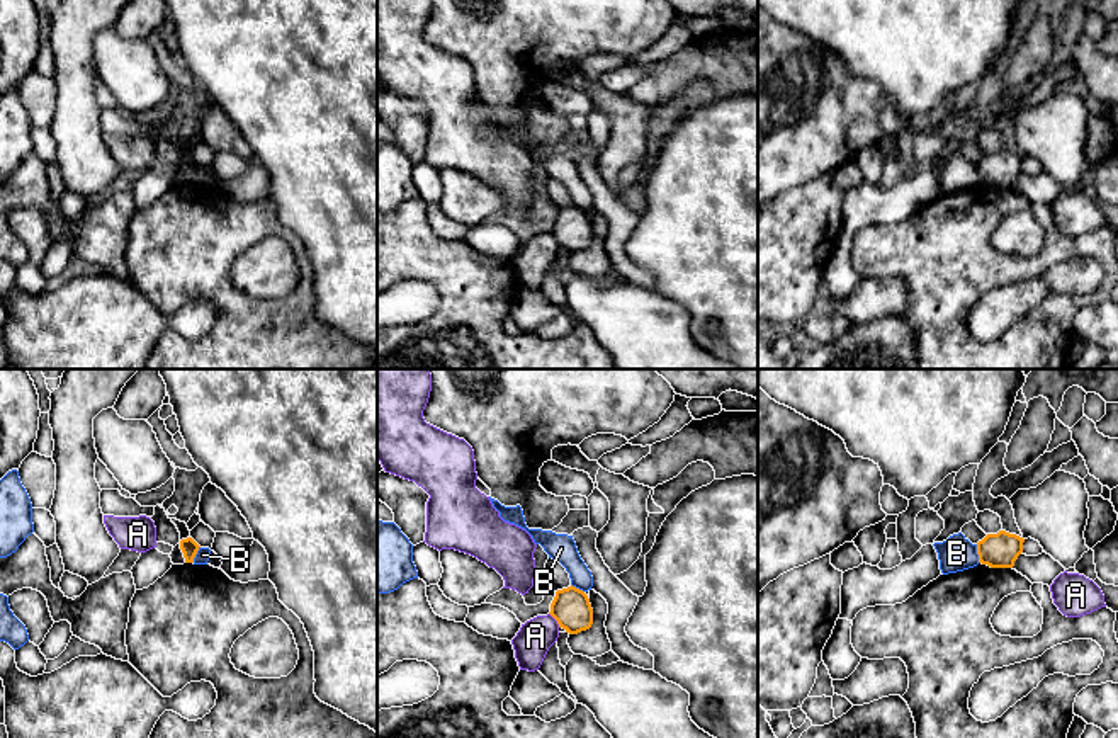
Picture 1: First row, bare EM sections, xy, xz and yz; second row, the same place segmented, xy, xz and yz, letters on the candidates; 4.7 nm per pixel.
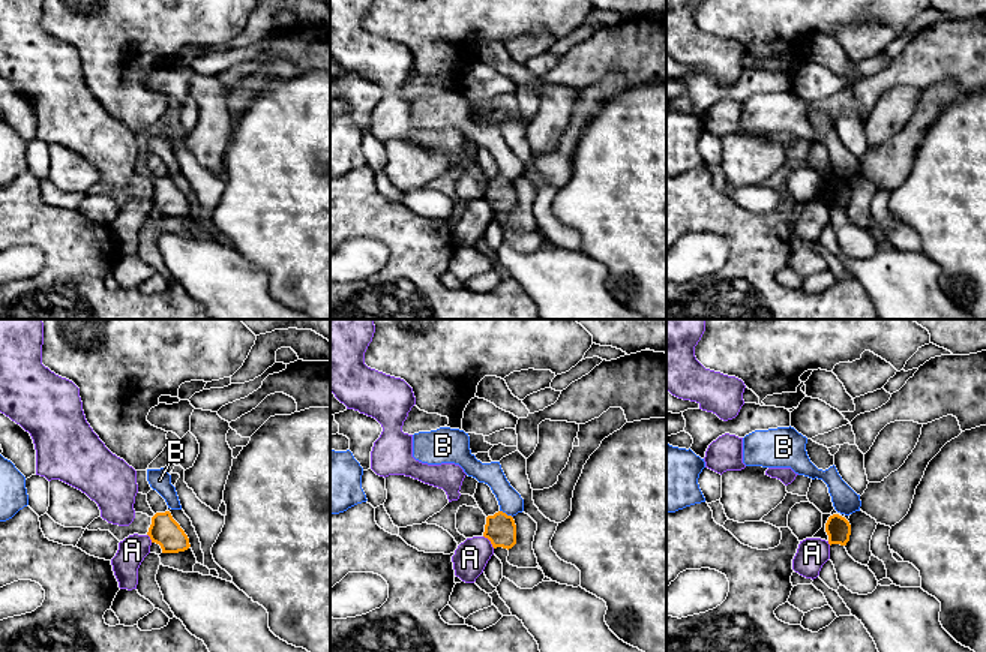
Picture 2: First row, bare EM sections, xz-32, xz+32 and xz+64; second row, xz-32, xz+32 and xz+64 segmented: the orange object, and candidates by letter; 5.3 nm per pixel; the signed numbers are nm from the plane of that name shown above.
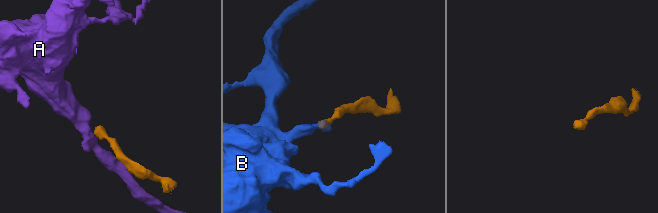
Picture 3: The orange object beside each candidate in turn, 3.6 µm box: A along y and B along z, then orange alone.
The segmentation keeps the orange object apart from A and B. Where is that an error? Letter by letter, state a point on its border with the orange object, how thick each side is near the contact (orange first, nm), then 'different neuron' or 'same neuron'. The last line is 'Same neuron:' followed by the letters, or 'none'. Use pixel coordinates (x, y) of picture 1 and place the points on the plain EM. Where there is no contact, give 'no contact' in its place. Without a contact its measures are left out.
A: meets orange in xz at (554, 237); 180 nm thick on the orange side, 170 nm on the other; different neuron
B: meets orange in yz at (977, 172); 170 nm thick on the orange side, 160 nm on the other; different neuron
Same neuron: none

